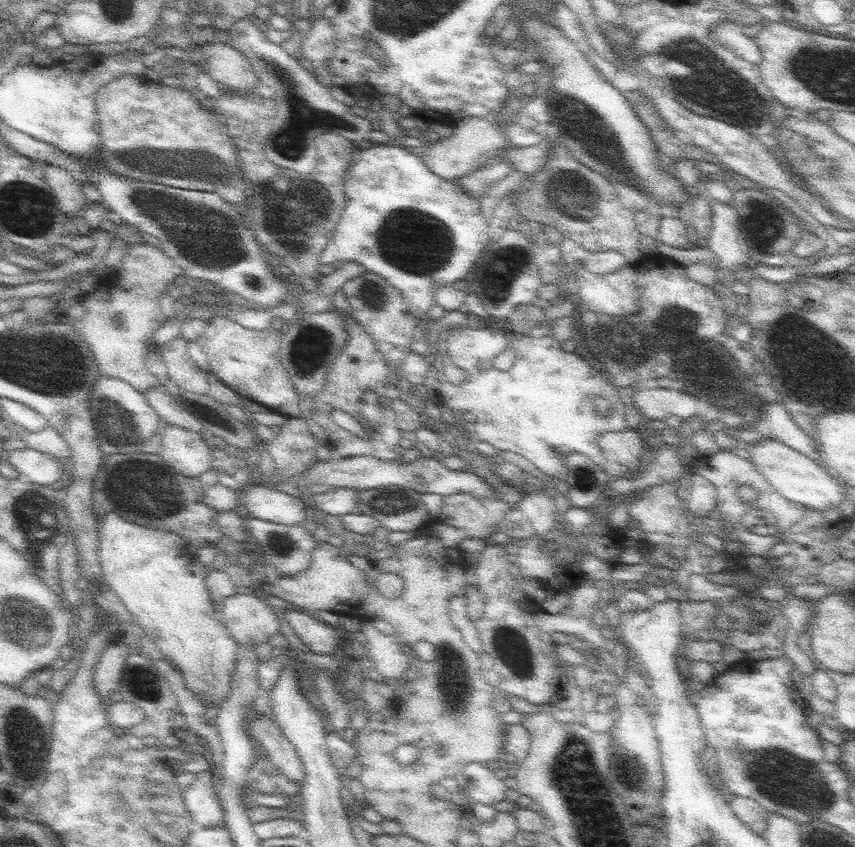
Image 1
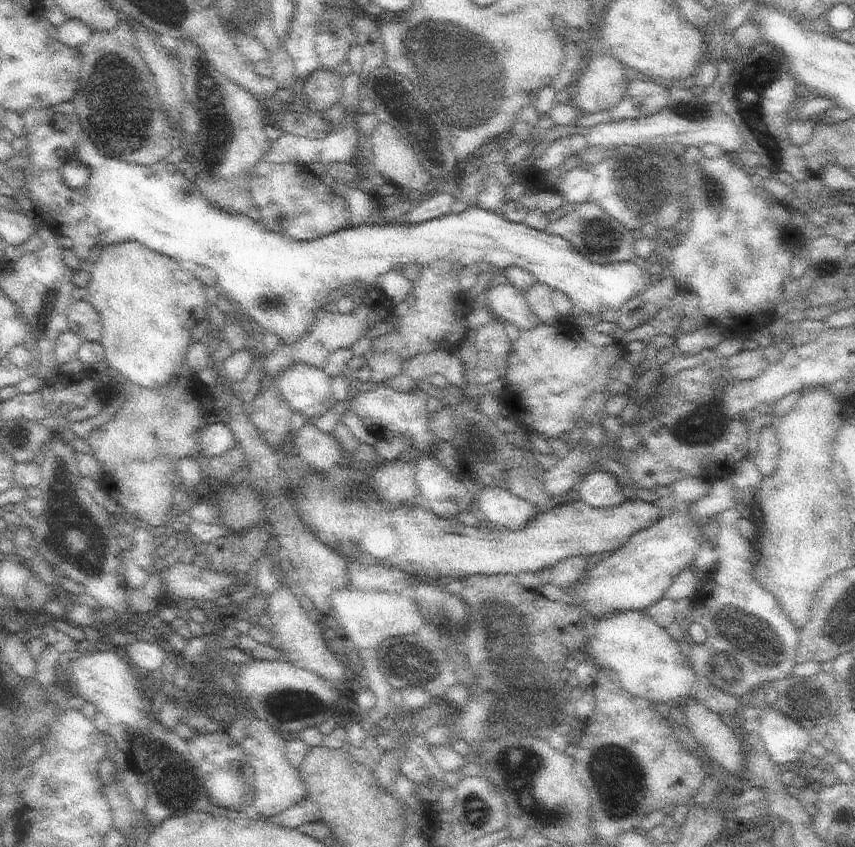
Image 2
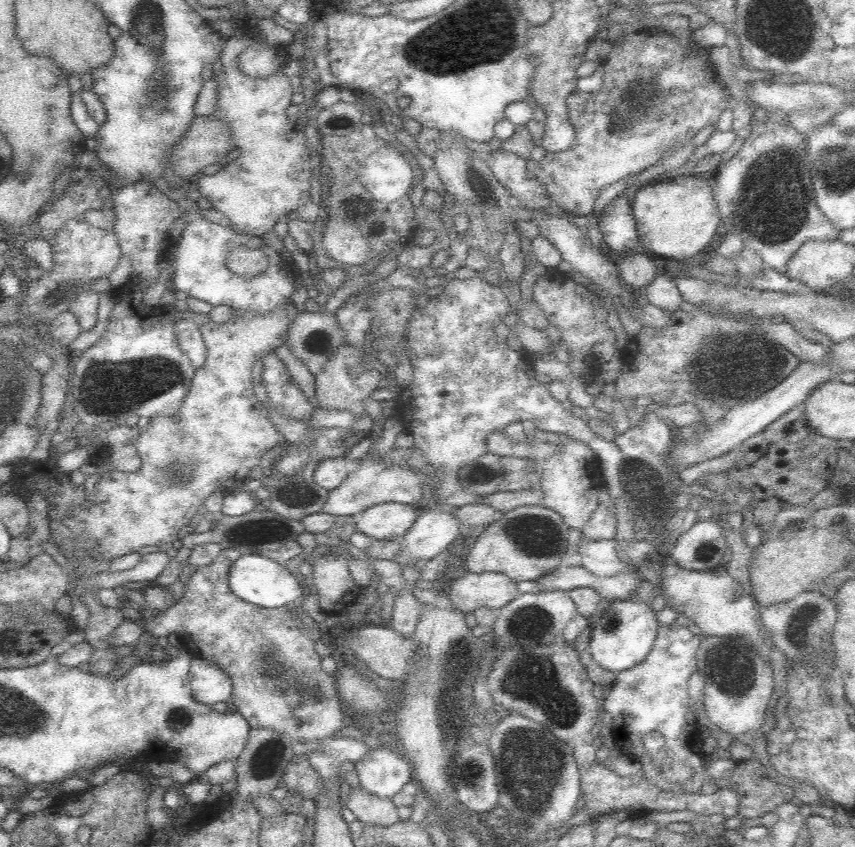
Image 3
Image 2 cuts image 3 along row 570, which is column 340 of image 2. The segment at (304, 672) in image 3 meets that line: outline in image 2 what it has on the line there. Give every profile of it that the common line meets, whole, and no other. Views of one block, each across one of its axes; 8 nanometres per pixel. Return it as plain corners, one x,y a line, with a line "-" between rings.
265,160
247,176
255,206
259,206
259,214
263,216
263,226
275,234
289,236
297,242
311,242
353,226
347,200
329,190
323,178
317,178
301,164
271,164

